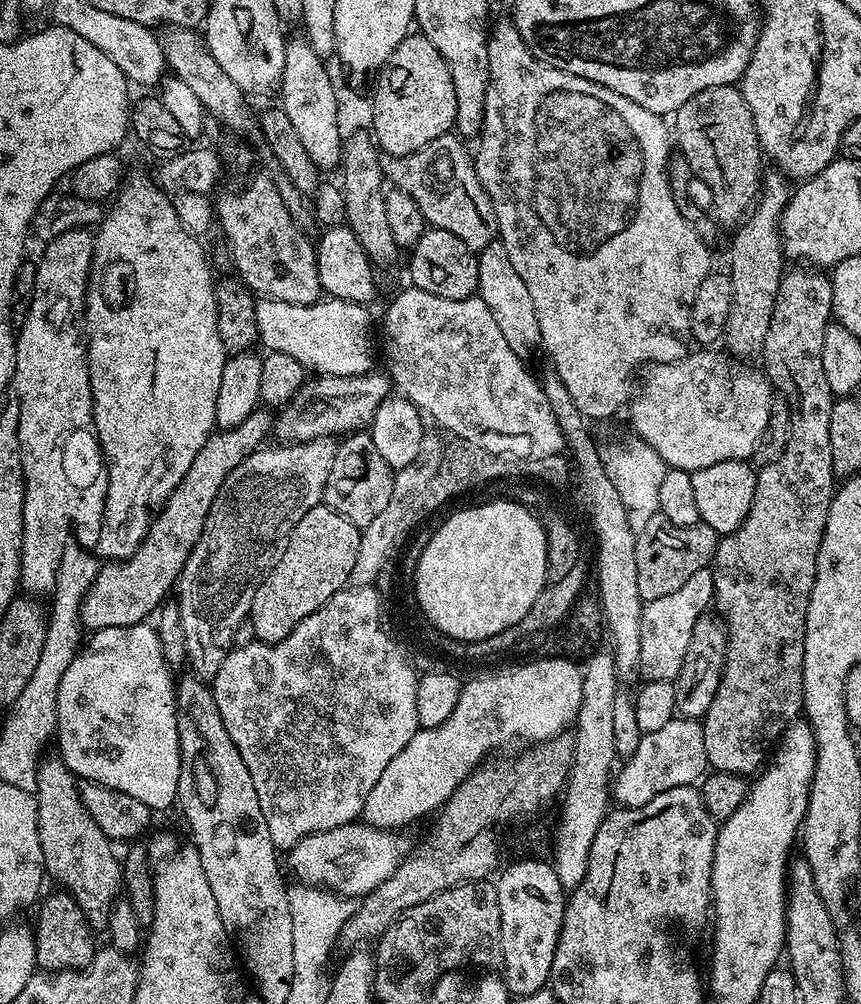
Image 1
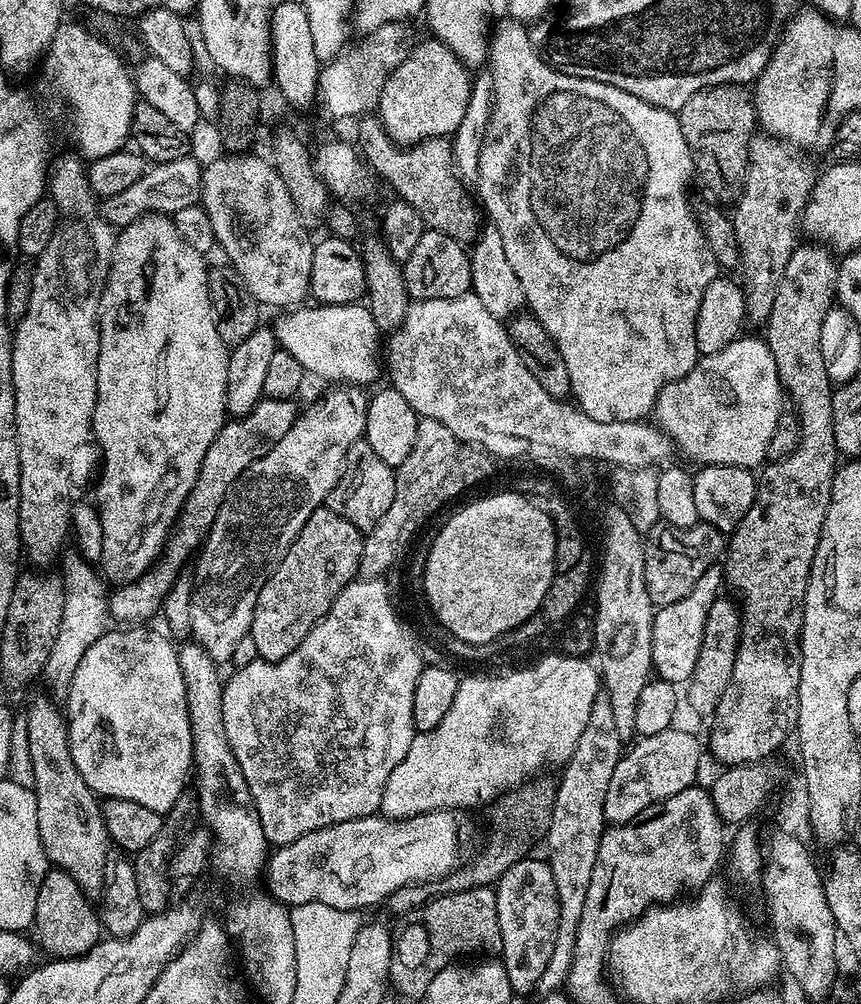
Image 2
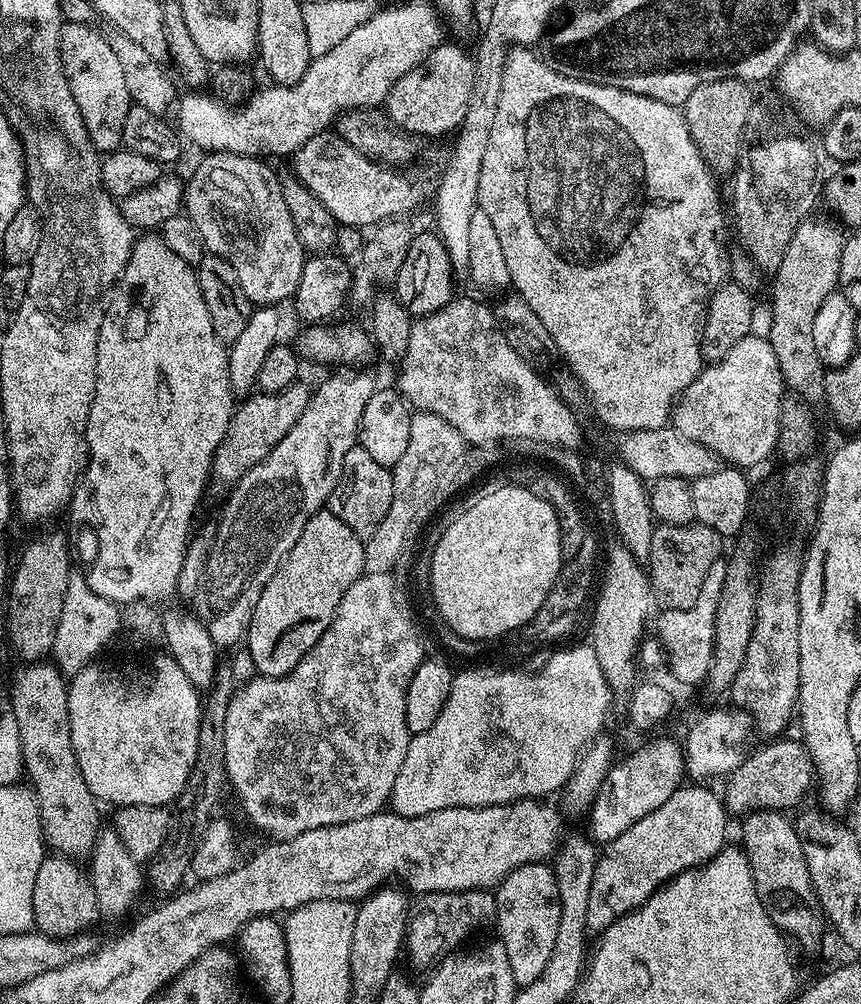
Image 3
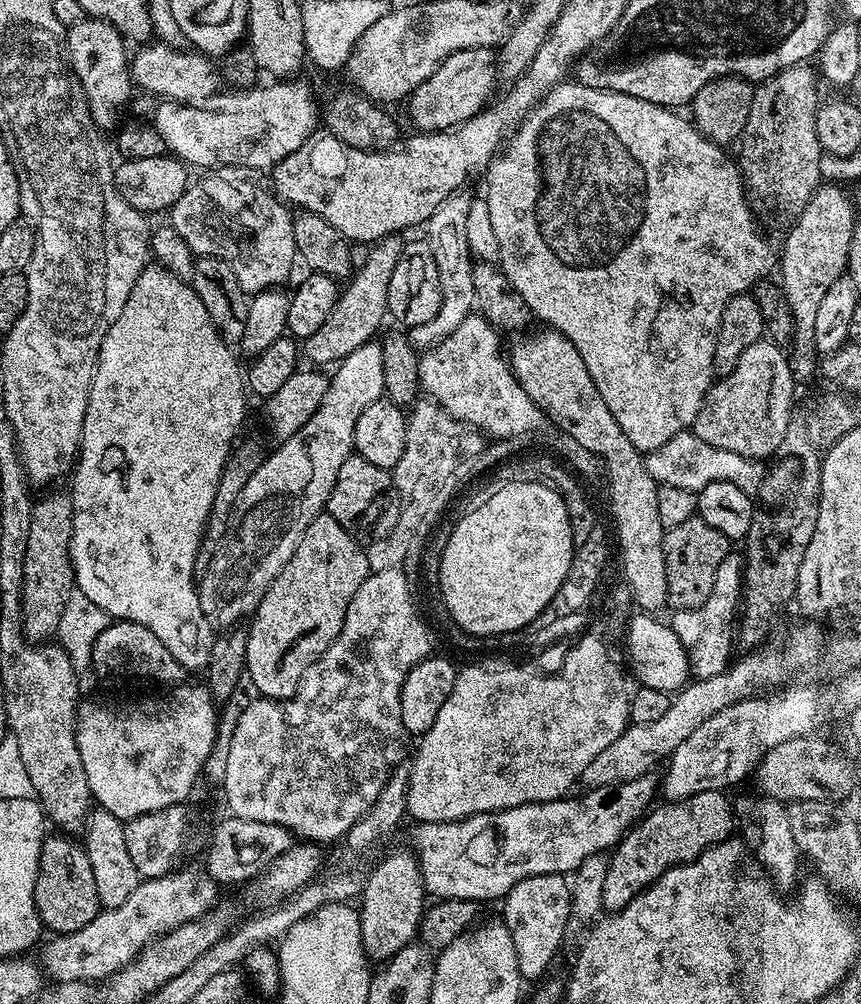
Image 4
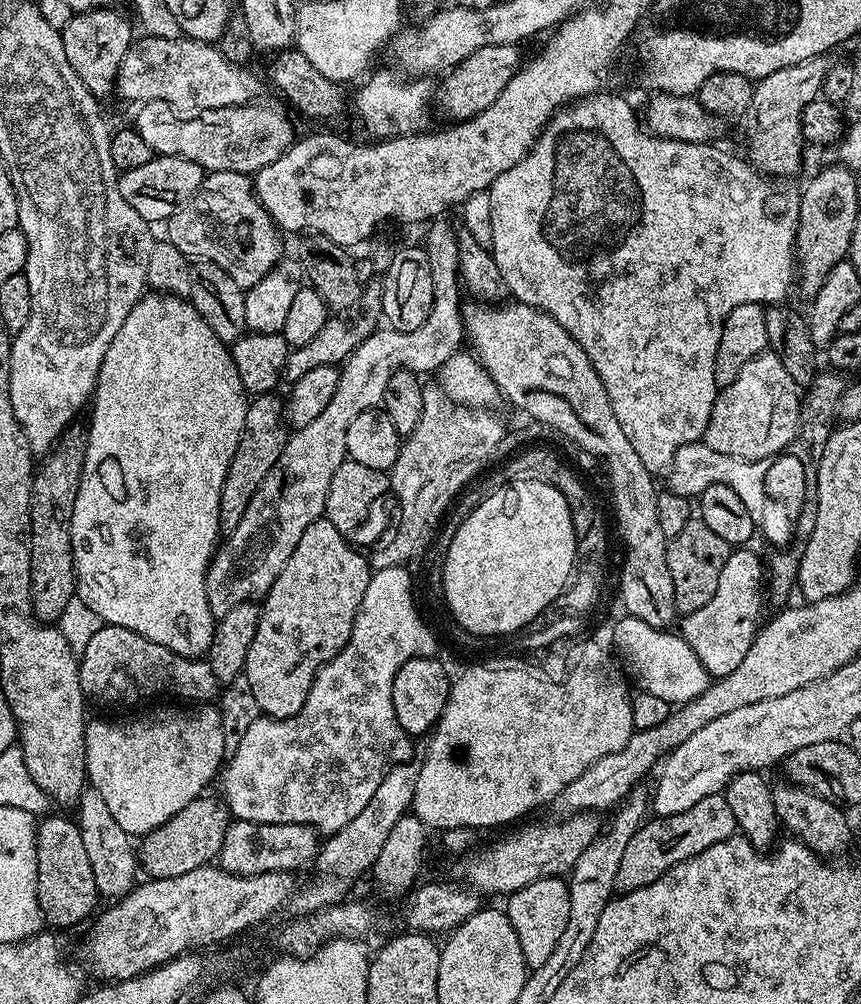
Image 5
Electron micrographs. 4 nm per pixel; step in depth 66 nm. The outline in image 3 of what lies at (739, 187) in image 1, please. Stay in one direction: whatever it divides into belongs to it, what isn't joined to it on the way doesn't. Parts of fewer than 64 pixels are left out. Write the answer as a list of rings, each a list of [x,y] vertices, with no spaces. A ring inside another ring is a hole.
[[[734,78],[706,82],[686,98],[682,106],[684,121],[690,130],[690,138],[694,138],[694,146],[704,155],[705,161],[717,173],[735,173],[736,163],[740,157],[740,143],[748,116],[752,113],[754,101],[747,83]]]

